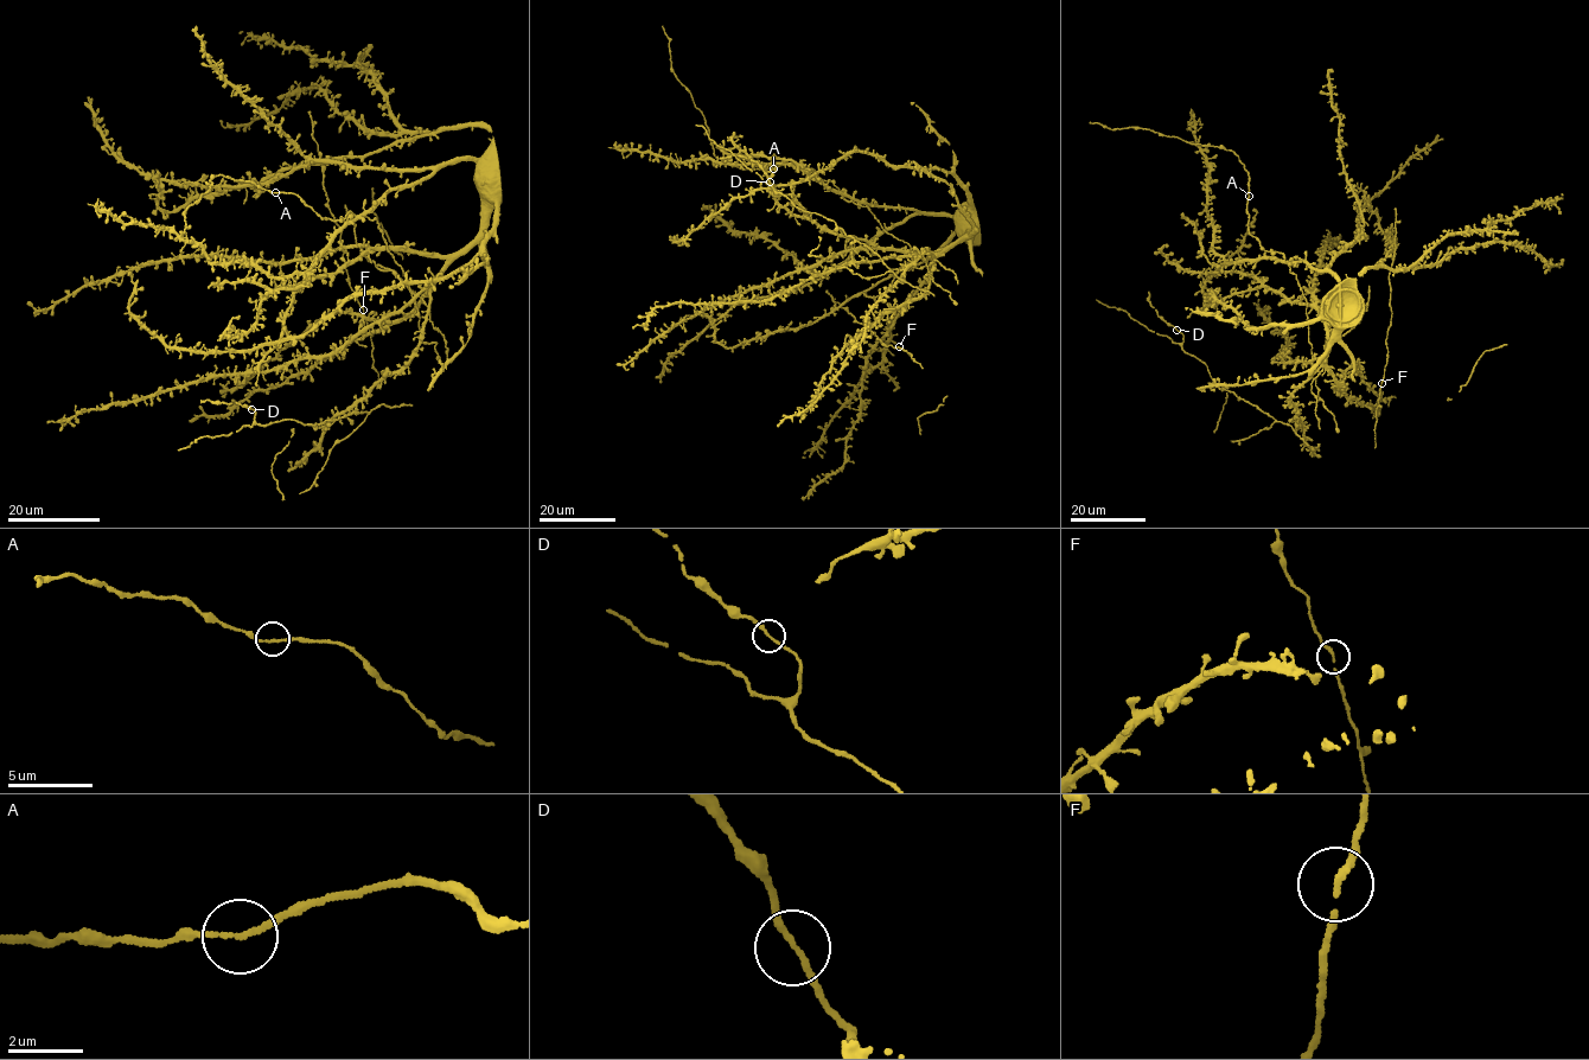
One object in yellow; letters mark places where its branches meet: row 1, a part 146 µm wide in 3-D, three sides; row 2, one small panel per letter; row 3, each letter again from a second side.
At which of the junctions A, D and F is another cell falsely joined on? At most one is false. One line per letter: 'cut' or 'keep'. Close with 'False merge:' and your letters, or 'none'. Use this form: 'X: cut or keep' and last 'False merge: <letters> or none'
A: keep
D: keep
F: keep
False merge: none

